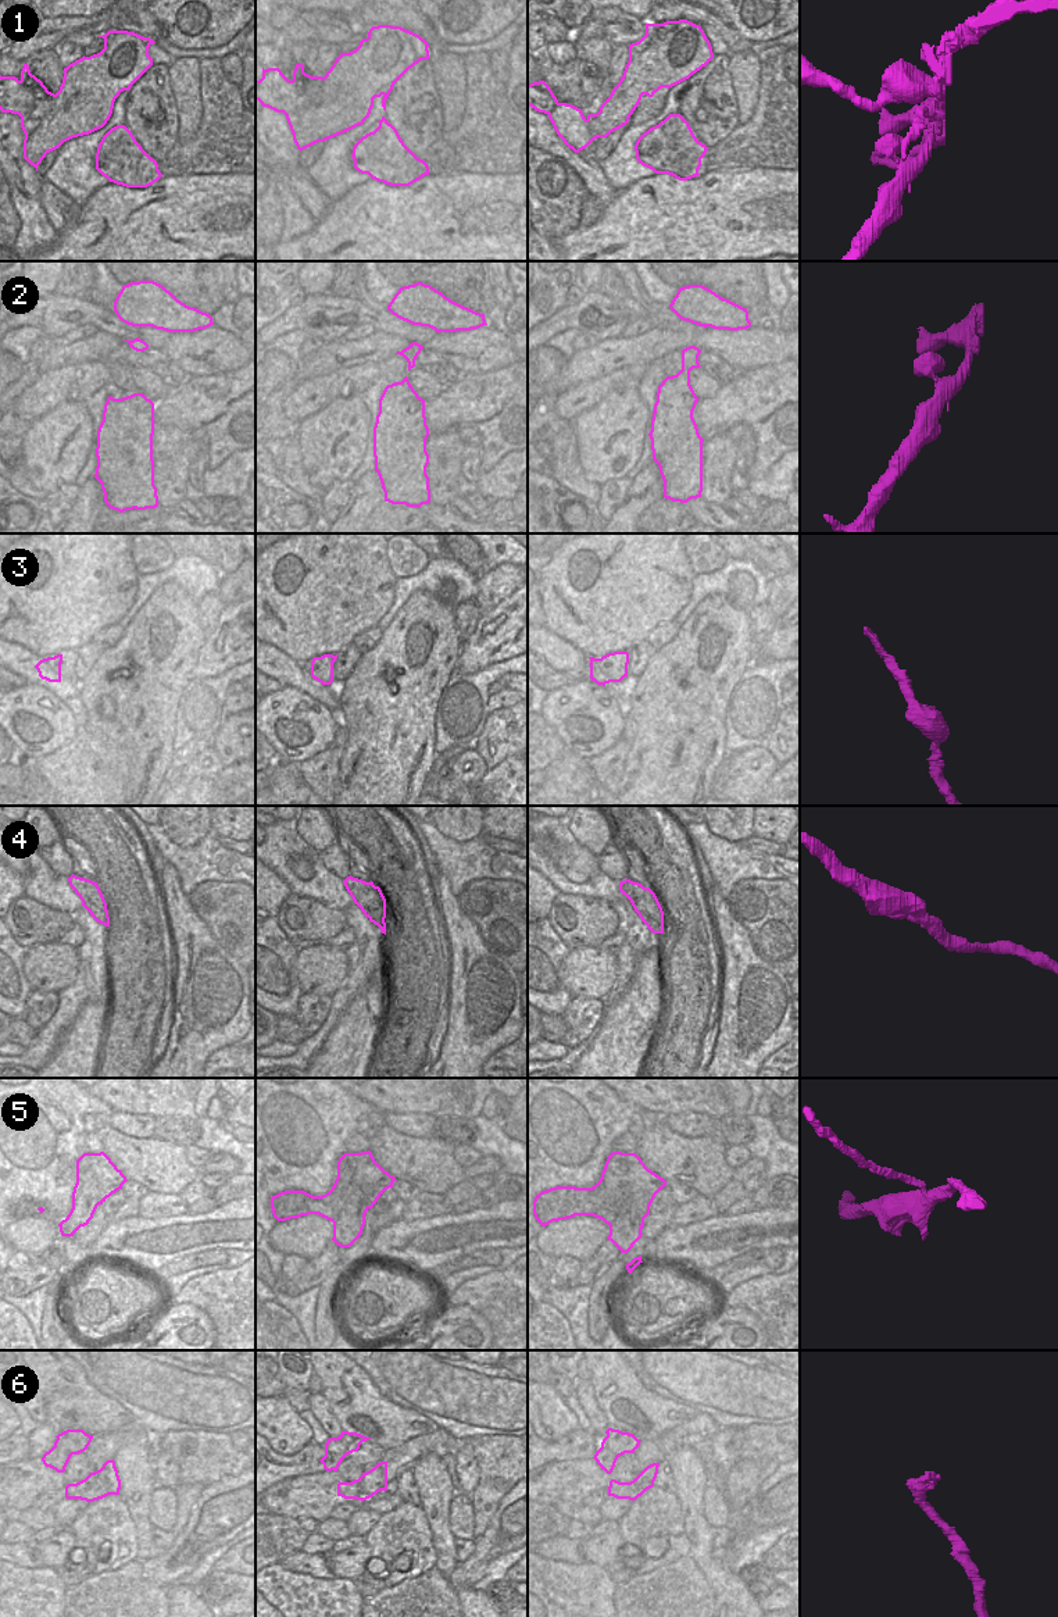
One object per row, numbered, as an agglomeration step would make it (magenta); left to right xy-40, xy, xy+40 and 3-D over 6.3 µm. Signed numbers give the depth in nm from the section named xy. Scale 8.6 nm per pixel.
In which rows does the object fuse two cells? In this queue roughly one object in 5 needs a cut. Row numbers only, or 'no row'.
1, 5, 6

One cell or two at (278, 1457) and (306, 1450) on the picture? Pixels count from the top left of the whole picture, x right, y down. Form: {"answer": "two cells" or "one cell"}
{"answer": "one cell"}

